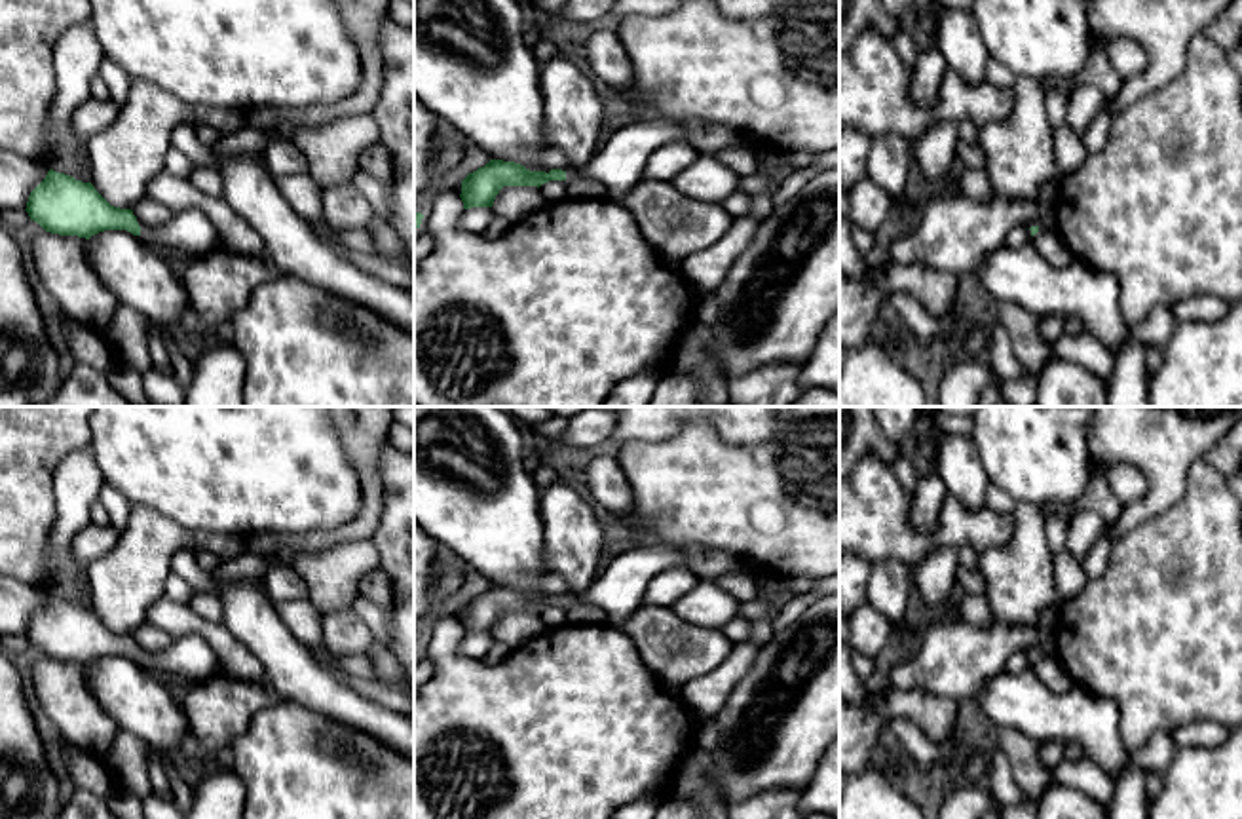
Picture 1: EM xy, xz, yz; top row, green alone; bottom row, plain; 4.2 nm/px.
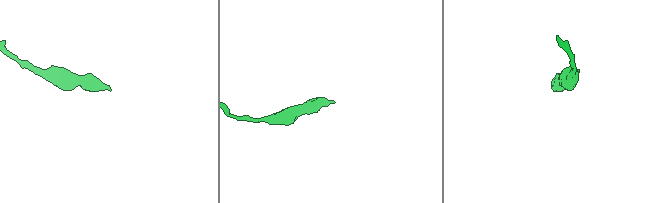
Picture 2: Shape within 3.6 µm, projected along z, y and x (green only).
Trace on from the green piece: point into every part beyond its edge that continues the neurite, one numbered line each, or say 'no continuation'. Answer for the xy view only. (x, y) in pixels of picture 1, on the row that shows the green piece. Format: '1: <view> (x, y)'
1: xy (188, 230)

